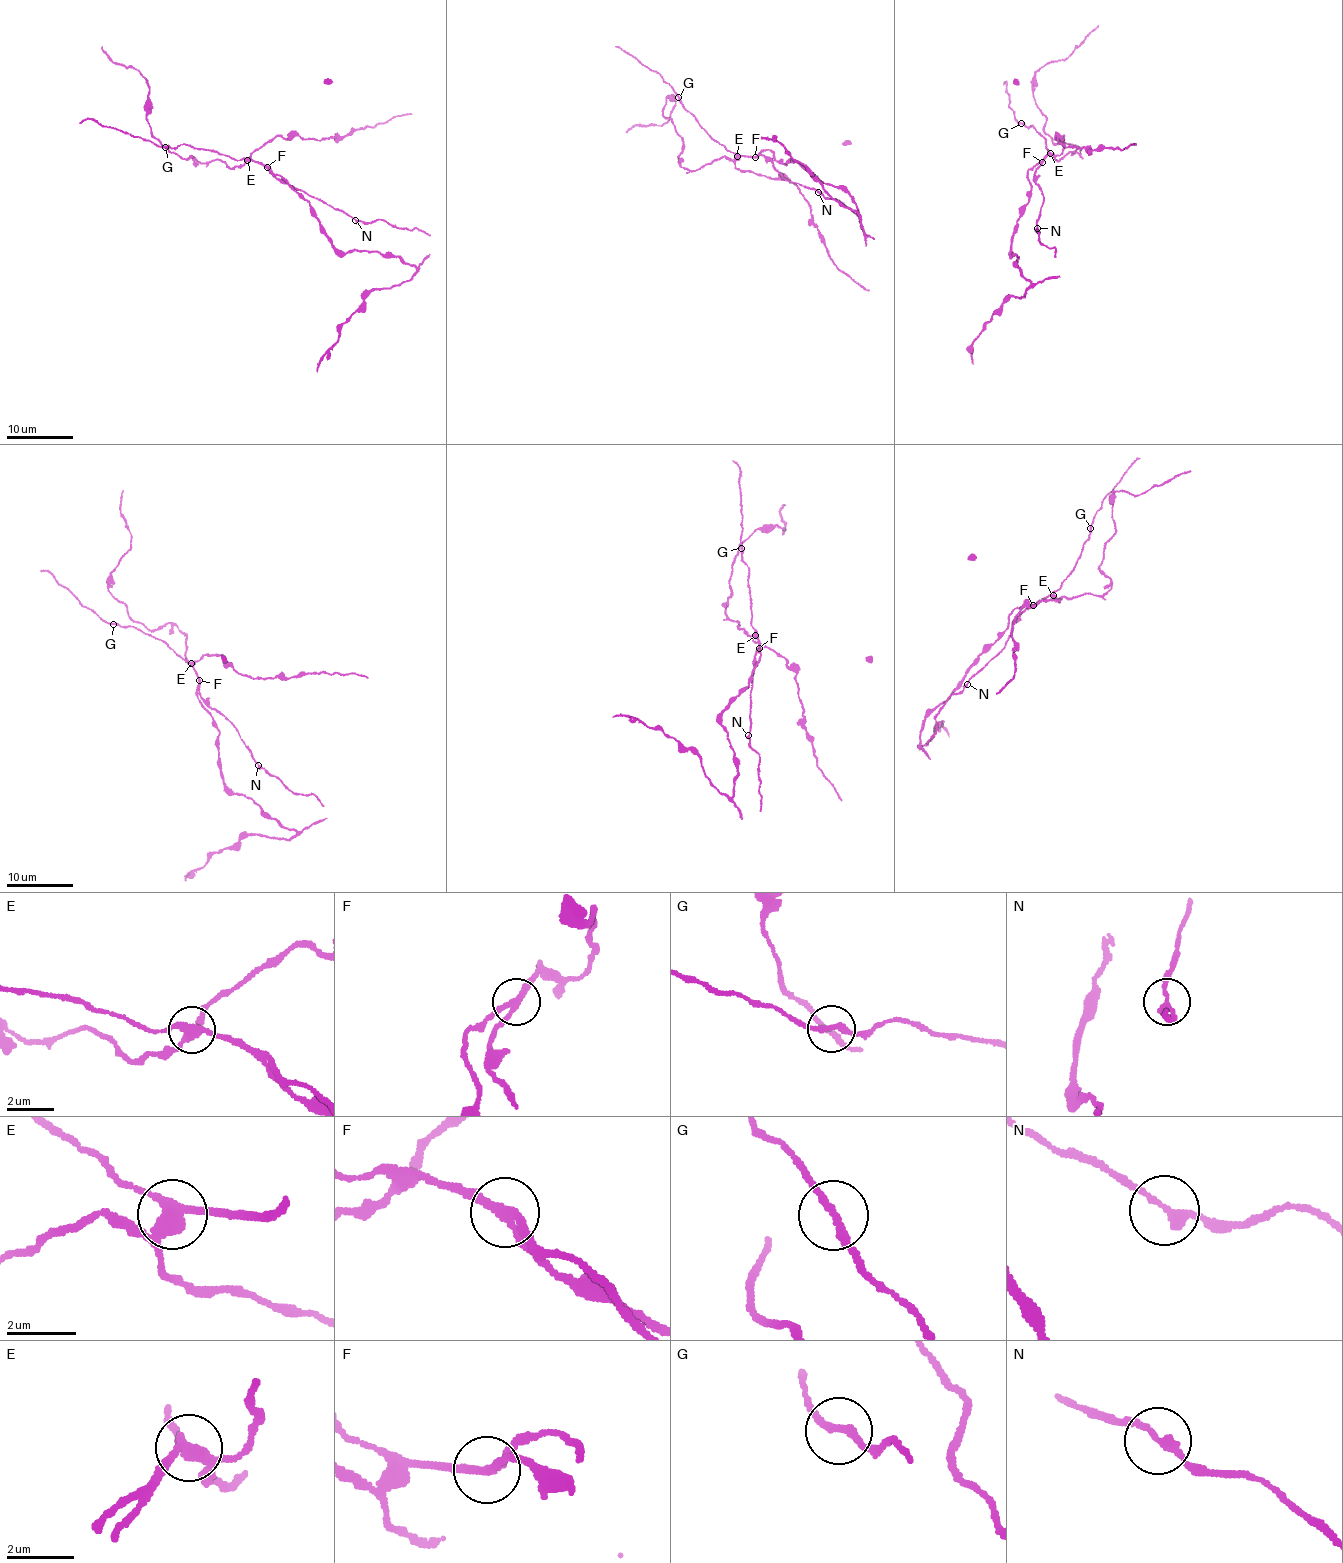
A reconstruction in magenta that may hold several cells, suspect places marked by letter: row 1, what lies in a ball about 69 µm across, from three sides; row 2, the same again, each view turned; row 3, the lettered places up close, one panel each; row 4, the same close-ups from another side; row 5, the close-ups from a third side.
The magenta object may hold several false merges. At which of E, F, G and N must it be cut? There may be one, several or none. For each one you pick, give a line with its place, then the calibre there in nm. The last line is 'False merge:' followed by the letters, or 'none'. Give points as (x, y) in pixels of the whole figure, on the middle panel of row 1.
E: place (737, 156); calibre 320 nm
F: place (755, 157); calibre 280 nm
False merge: E, F

